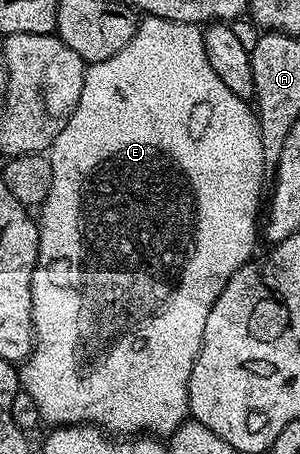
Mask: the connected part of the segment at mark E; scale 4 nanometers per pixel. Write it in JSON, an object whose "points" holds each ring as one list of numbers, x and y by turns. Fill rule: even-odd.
{"points":[[145,17,137,25,130,44,126,44,126,48,122,48,122,52,114,52,114,56,110,56,101,62,93,62,85,69,82,96,78,100,78,108,74,108,74,112,70,116,66,128,62,128,62,132,58,132,58,136,52,145,50,151,52,159,52,183,50,184,50,192,46,196,44,205,39,207,38,210,40,251,38,252,38,260,36,261,36,271,32,277,32,332,34,341,32,343,32,352,24,359,22,365,19,367,19,372,23,393,29,394,34,400,36,407,40,410,38,417,40,422,52,422,48,424,51,424,53,427,91,424,100,427,101,430,112,436,136,436,139,434,144,436,164,436,160,434,171,436,175,434,177,428,189,417,188,385,190,384,190,372,194,368,194,360,202,348,202,332,206,332,206,316,210,316,210,308,214,308,214,300,218,300,218,296,222,292,222,288,226,288,230,276,234,276,234,272,238,272,238,268,245,266,253,257,252,249,256,246,256,234,258,238,258,219,262,214,260,189,263,188,264,183,266,186,266,177,263,172,262,136,260,135,257,111,251,105,250,107,248,105,249,103,245,99,234,96,234,92,230,92,230,88,226,88,226,84,222,84,222,80,218,80,214,68,210,68,210,60,206,56,201,27,182,24,174,20]]}

